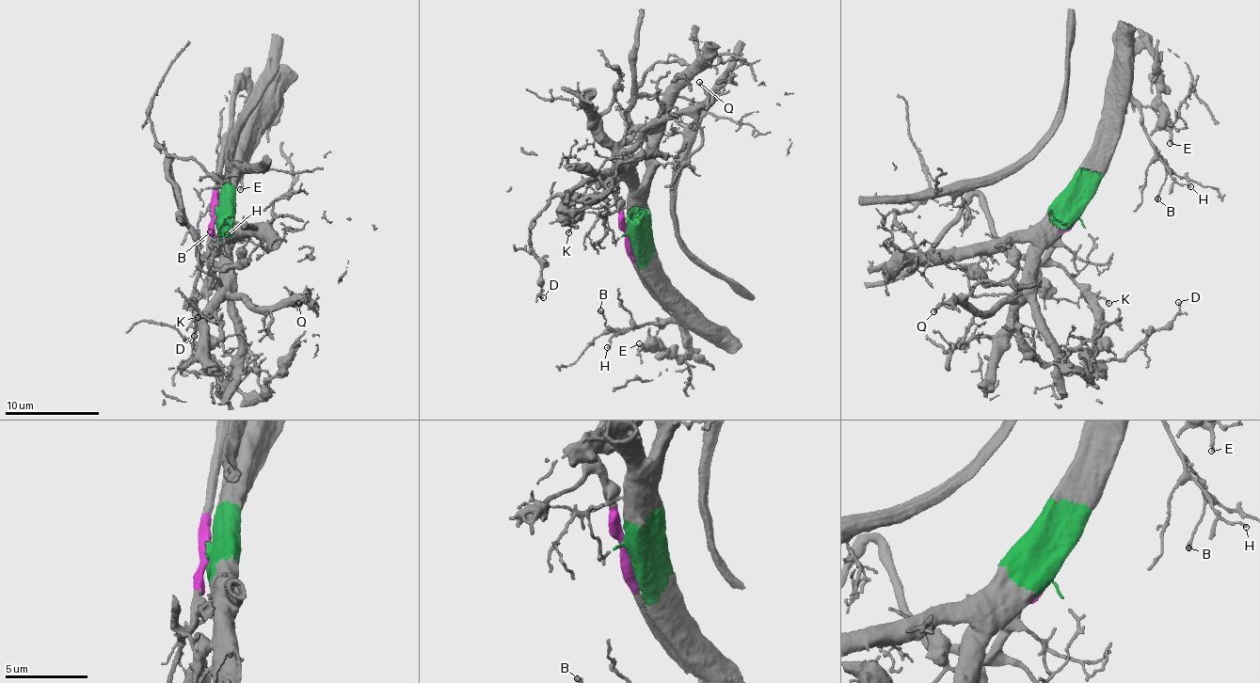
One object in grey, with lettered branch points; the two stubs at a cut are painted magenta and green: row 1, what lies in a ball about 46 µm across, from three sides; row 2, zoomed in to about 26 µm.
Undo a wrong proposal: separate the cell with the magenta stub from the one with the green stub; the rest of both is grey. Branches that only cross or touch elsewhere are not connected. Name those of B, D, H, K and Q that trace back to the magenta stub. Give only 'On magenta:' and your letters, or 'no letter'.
On magenta: K

